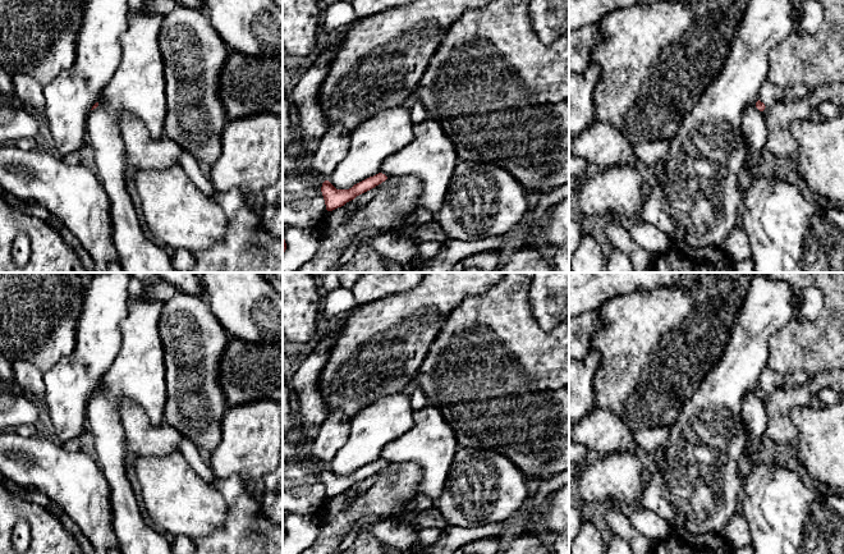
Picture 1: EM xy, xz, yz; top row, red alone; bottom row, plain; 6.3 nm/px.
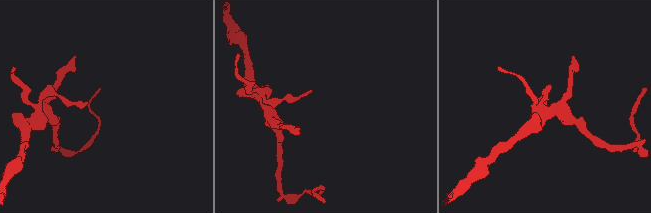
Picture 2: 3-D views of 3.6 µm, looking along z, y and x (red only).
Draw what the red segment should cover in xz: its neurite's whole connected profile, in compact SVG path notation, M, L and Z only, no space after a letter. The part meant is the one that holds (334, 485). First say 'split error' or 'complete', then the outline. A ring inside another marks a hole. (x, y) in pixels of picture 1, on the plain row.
complete; M379 459L370 463L349 476L336 476L329 467L325 467L321 473L321 479L325 486L326 496L332 498L338 494L344 493L347 489L354 486L357 482L375 475L376 472L385 468L387 463Z

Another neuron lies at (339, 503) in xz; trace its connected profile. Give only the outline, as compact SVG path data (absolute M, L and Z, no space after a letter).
M345 493L338 494L332 498L327 498L324 505L317 512L316 517L318 523L324 526L339 513L347 510L347 508L357 499L356 495Z

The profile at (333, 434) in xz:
M331 411L306 452L324 467L329 467L339 448L345 444L349 434L350 418L341 411Z

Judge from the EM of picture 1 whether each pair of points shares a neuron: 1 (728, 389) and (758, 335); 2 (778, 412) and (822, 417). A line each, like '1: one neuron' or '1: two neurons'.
1: one neuron
2: two neurons

